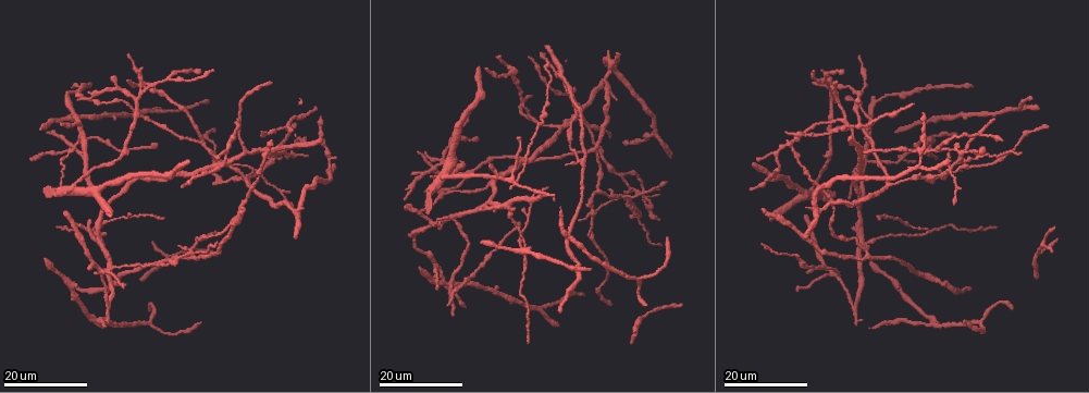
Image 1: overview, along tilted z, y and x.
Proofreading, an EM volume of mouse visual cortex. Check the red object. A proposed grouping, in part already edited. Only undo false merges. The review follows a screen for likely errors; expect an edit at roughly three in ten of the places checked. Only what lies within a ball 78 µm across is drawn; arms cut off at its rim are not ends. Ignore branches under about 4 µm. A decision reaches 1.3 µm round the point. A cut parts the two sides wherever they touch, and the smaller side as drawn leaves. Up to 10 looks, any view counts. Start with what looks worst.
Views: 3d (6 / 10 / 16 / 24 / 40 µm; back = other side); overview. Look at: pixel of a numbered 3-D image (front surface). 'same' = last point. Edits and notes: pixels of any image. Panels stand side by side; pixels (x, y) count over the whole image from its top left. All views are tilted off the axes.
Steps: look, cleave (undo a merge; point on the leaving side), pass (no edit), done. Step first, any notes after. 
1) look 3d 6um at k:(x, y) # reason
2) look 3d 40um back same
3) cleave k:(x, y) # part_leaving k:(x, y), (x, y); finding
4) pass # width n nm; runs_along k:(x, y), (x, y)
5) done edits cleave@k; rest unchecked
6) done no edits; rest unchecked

look 3d 24um at 1:(622, 195) # four arms meet

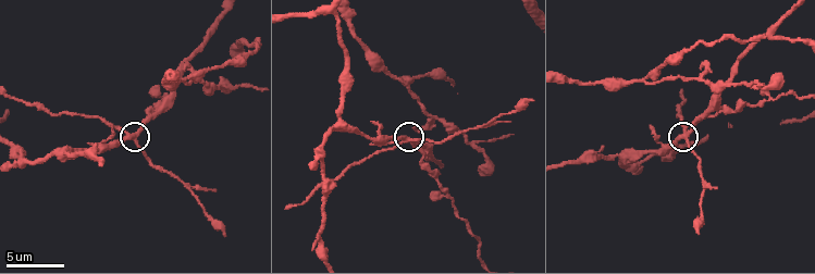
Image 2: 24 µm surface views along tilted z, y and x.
look 3d 10um at 2:(134, 139) # closer look

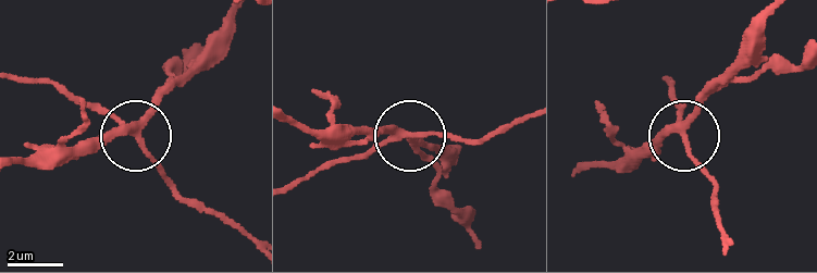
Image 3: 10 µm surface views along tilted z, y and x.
cleave 3:(153, 163) # arms 4; a second neuron is stuck on

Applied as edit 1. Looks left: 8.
look overview # redraw

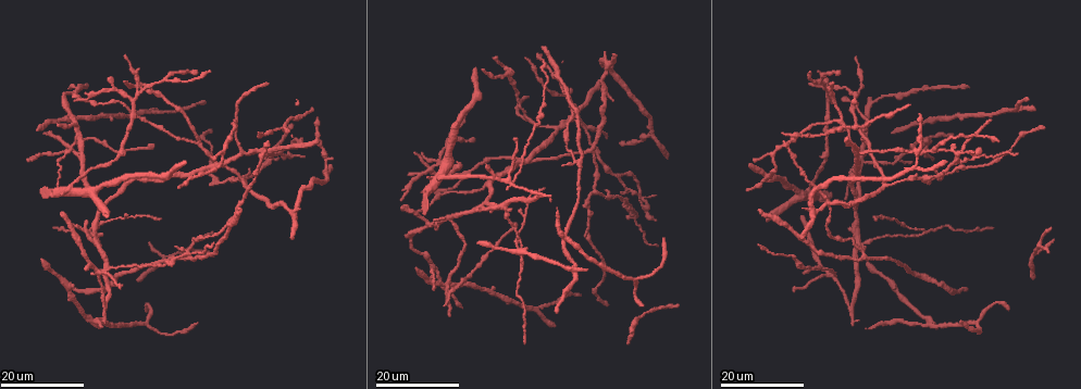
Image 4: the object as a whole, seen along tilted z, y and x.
look 3d 24um at 4:(77, 135)

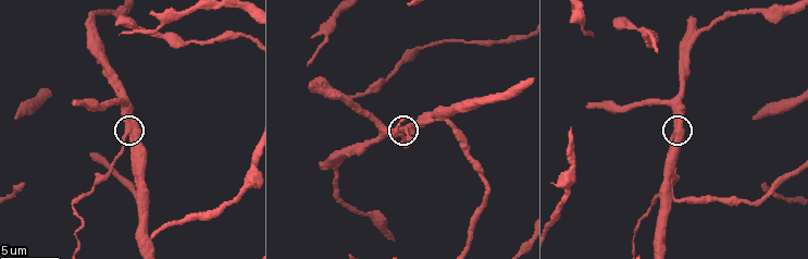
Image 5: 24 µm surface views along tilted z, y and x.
look 3d 10um at 5:(125, 132) # closer look

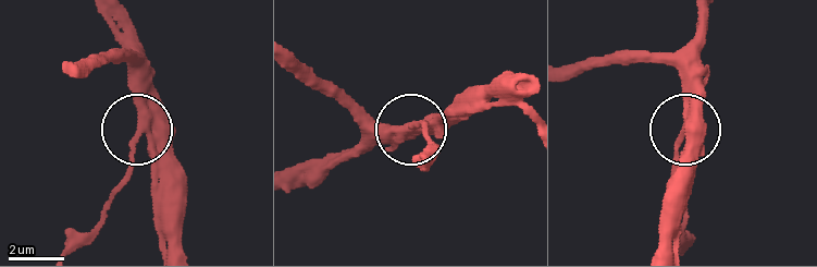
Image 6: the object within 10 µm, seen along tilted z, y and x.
cleave 6:(130, 166) # side_arm 19 um; part_leaving 6:(141, 129), (126, 182), (73, 245); a second neuron is stuck on

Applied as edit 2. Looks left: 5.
look overview

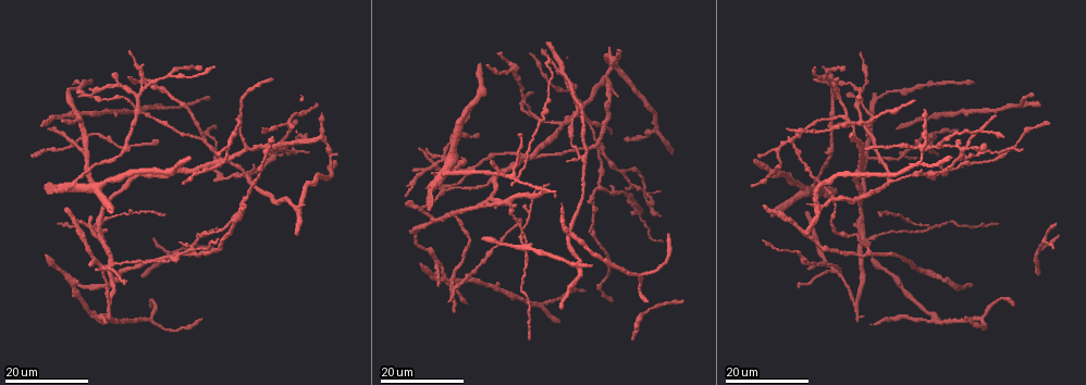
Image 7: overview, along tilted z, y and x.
look 3d 16um at 7:(937, 146)

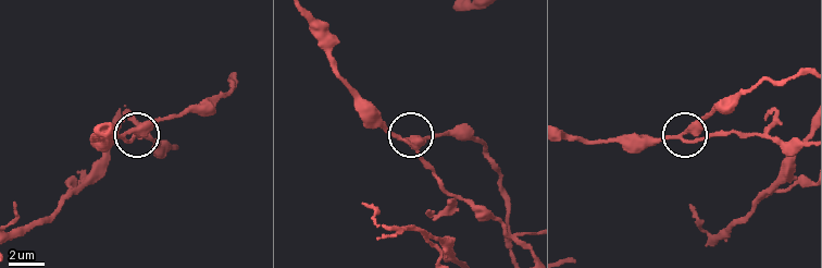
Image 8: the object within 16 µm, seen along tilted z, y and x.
look 3d 10um at 8:(132, 131)

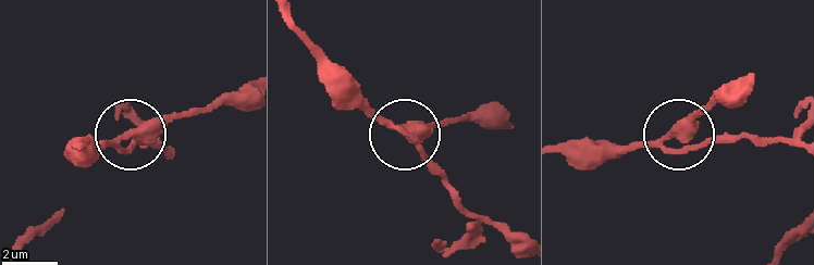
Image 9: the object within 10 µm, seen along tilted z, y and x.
pass # one neuron here

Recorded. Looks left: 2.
look 3d 16um at 7:(514, 177) # looks like a crossing

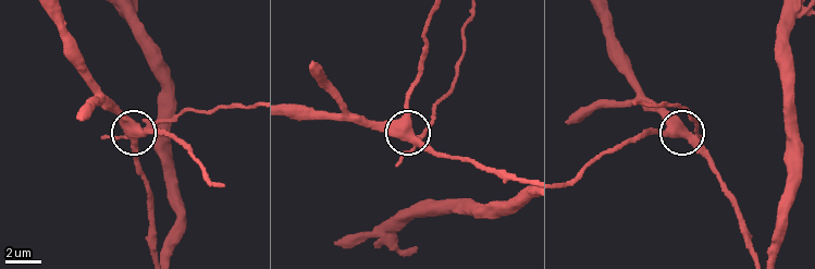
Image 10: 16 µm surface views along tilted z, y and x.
look 3d 6um at 10:(412, 136)

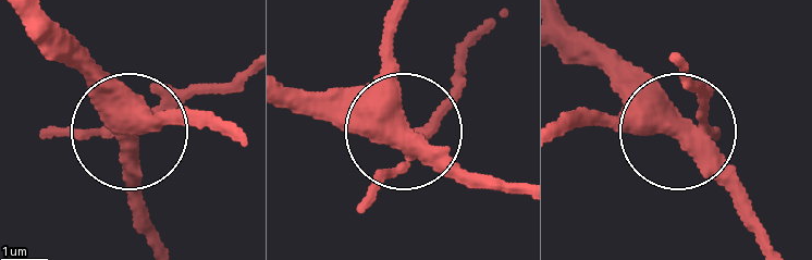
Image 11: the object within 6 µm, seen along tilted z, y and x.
cleave 11:(186, 90) # part_leaving 11:(700, 123), (677, 65); a second neuron is stuck on

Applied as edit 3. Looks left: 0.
done edits cleave@3, cleave@6, cleave@11; rest unchecked

